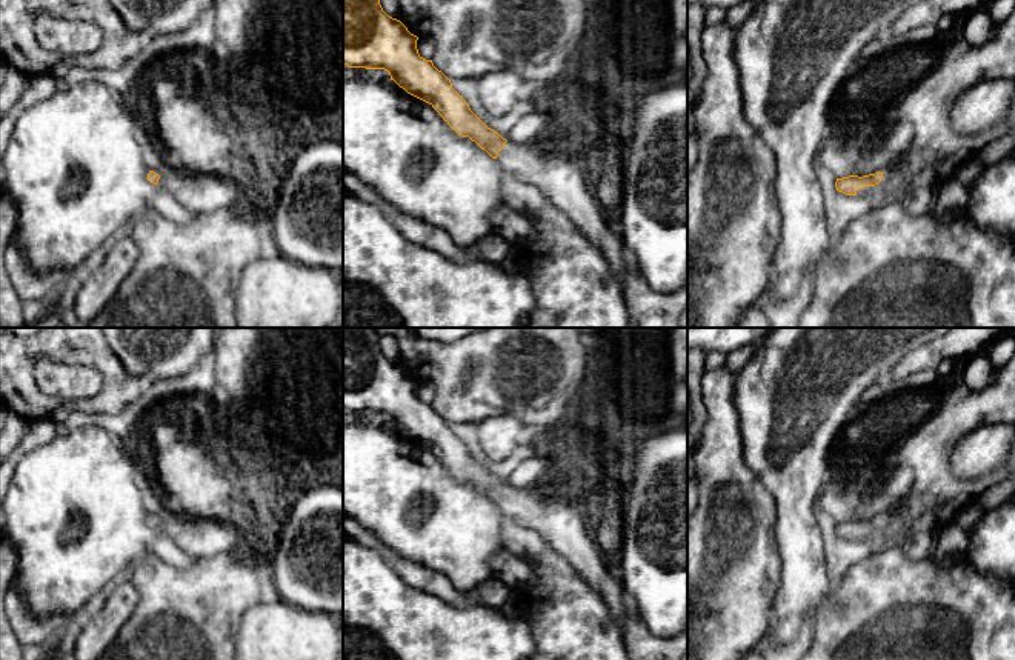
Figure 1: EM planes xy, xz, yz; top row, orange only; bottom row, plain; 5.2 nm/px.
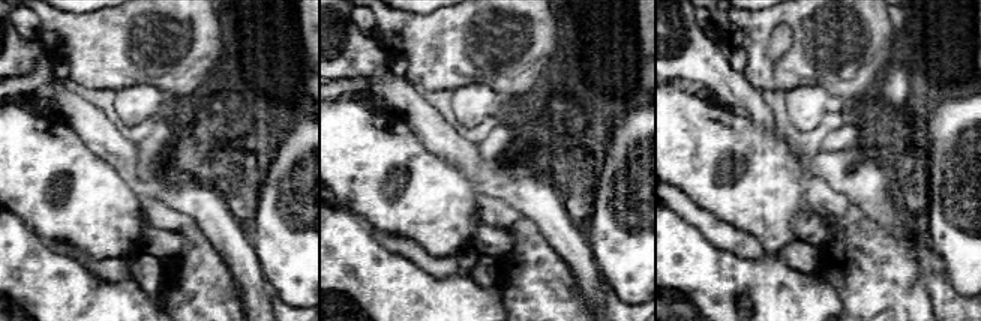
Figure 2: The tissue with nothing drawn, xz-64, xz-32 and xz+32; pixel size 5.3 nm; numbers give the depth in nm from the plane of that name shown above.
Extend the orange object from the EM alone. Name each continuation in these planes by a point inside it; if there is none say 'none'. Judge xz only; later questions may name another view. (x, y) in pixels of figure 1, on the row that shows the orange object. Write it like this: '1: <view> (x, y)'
1: xz (552, 168)

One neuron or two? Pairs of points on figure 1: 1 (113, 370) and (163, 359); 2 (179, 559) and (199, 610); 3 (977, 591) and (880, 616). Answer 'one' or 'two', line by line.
1: two
2: two
3: one

